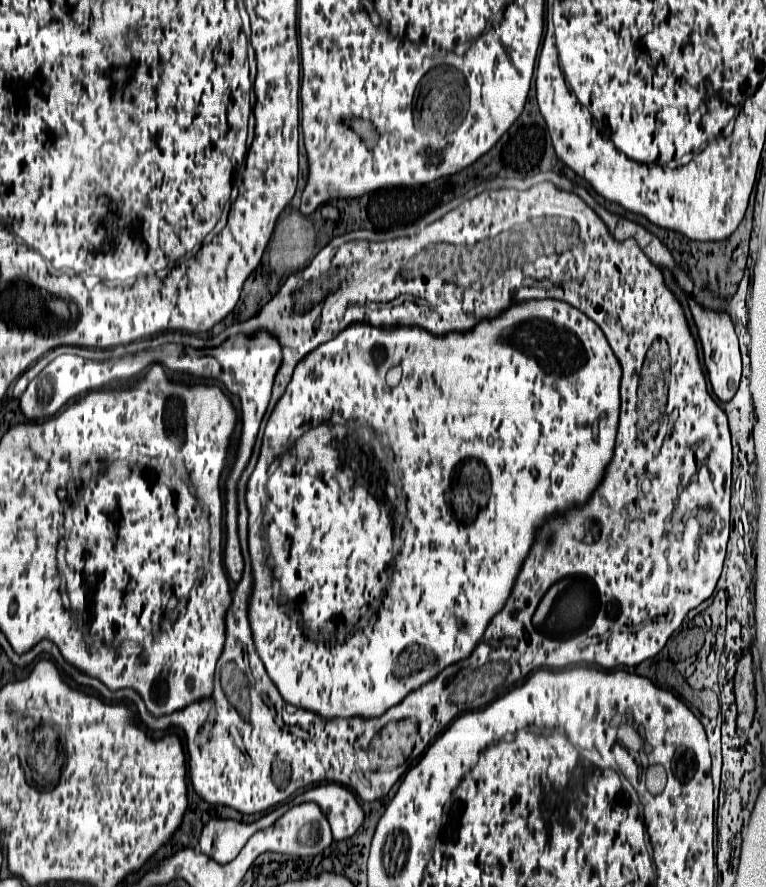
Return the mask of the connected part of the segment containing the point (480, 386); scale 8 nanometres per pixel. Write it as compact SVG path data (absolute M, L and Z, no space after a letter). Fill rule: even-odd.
M559 300L515 302L507 310L501 310L495 318L479 320L467 332L447 332L441 336L431 334L421 326L399 326L399 324L373 326L367 322L353 322L335 338L319 344L313 352L309 352L295 366L295 372L291 376L291 382L287 384L285 394L279 398L268 419L257 466L249 478L245 494L249 511L248 546L253 573L253 591L249 600L248 618L257 654L263 660L265 670L273 684L277 686L283 700L287 700L287 704L291 706L309 710L325 720L331 718L371 720L379 718L383 712L397 706L409 692L431 682L447 666L469 658L477 648L479 640L483 638L487 624L507 604L515 580L523 568L523 562L527 560L535 536L543 528L543 524L555 520L559 514L565 514L565 510L585 506L593 492L603 482L605 470L613 460L615 452L615 436L621 406L619 384L621 384L621 364L615 358L611 346L607 344L607 338L603 336L601 328L591 318L583 316L583 312ZM397 362L403 368L403 378L395 388L389 388L385 384L385 374ZM327 410L331 412L331 420L325 420ZM378 431L381 431L385 440L391 444L395 452L395 464L399 466L399 470L393 464L391 448L381 442ZM405 516L407 528L403 528L405 542L403 546L399 534ZM290 608L297 614L297 618L290 619L288 616ZM377 614L379 620L371 624L371 620ZM303 628L315 634L319 642L307 640Z

